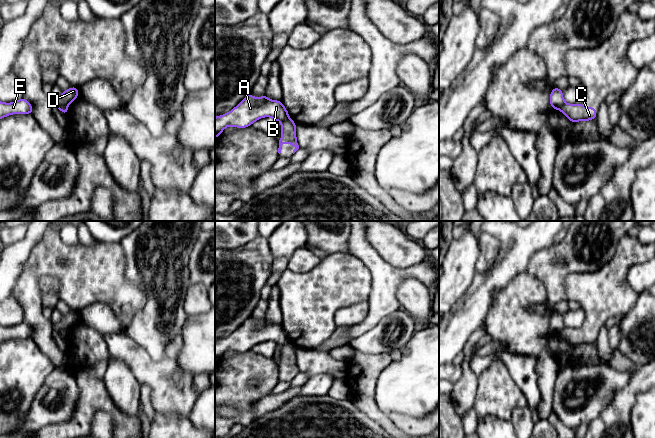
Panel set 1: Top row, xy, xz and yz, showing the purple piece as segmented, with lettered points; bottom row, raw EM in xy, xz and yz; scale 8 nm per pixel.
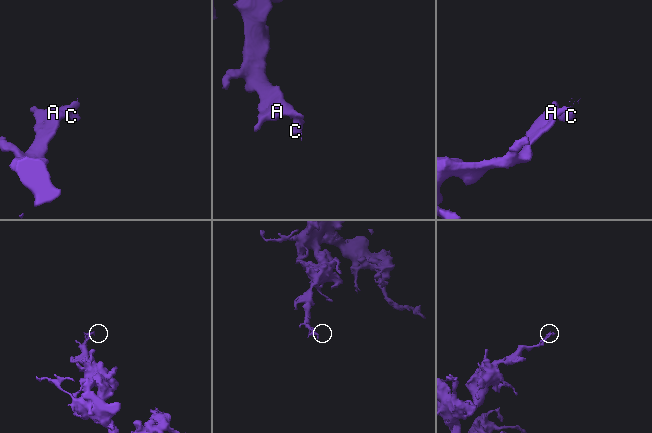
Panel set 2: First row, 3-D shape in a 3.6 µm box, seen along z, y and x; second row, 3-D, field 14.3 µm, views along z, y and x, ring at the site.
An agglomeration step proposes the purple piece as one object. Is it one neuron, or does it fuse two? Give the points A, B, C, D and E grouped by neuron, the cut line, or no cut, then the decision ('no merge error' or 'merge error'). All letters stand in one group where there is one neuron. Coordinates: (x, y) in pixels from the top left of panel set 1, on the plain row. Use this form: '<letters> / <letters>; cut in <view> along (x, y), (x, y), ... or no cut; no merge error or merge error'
A B D E / C; cut in xy along (67, 328), (58, 331); merge error

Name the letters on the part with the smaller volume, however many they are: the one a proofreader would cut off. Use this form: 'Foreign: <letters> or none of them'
Foreign: C

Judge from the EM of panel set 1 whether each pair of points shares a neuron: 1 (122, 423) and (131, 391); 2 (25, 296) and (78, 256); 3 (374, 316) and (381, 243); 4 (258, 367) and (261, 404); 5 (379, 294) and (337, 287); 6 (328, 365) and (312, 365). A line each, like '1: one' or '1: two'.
1: two
2: one
3: two
4: two
5: two
6: one

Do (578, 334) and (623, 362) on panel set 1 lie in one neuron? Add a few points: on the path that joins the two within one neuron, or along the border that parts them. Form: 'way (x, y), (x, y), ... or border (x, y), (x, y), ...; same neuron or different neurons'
border (595, 341), (589, 344), (579, 344), (572, 348); different neurons

